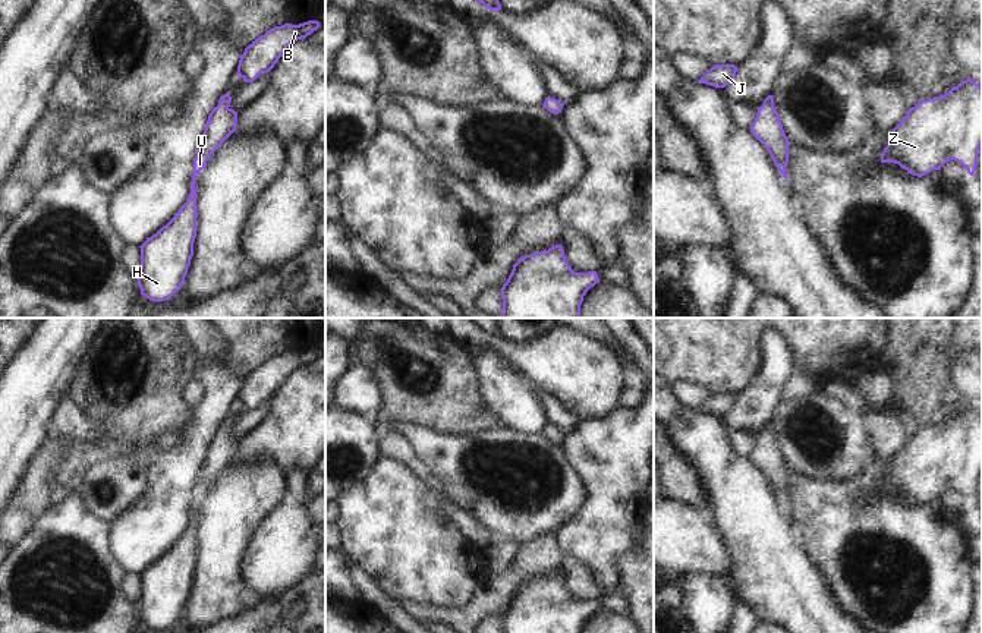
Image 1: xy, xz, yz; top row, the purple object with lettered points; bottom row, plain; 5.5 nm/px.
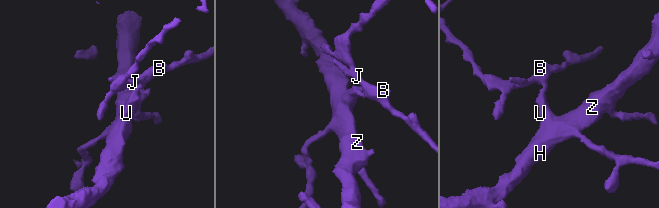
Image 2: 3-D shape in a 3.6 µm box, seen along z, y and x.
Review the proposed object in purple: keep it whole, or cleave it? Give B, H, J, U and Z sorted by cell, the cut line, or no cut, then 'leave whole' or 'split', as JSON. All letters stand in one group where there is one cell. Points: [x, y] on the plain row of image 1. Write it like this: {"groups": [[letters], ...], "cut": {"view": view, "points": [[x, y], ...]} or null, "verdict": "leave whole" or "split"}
{"groups": [["B", "H", "J", "U", "Z"]], "cut": null, "verdict": "leave whole"}

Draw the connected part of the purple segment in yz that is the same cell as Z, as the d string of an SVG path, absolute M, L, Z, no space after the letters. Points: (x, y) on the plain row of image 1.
M966 407L944 423L909 437L891 459L881 491L896 491L922 506L954 488L973 504L981 475L982 415Z

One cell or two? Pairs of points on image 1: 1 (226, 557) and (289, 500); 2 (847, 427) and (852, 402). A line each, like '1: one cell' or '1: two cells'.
1: two cells
2: two cells

